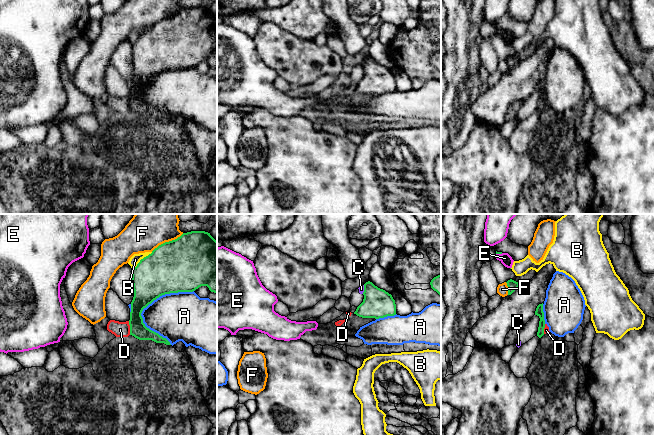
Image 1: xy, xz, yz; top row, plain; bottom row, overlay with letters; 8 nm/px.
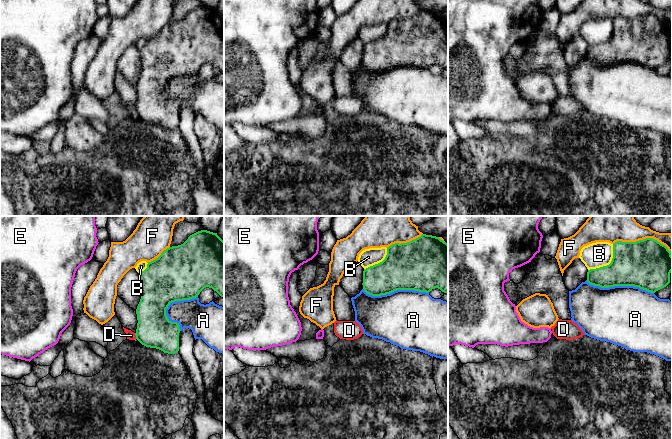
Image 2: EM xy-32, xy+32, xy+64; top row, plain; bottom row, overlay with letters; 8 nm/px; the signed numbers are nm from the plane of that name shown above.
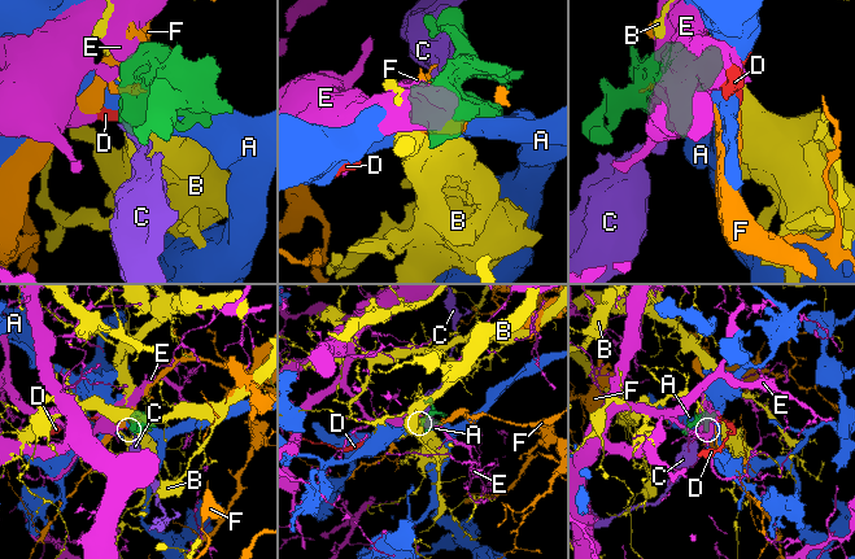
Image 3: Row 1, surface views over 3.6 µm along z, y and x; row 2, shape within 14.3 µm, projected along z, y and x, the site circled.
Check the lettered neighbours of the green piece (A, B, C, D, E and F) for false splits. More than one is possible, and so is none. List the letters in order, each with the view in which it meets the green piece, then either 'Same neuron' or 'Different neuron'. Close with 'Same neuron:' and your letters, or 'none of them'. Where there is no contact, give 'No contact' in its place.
A: Touches green in xy. Different neuron
B: Touches green in xy. Different neuron
C: Touches green in xz. Different neuron
D: Touches green in xy. Different neuron
E: Touches green in yz. Different neuron
F: Touches green in xy. Different neuron
Same neuron: none of them

